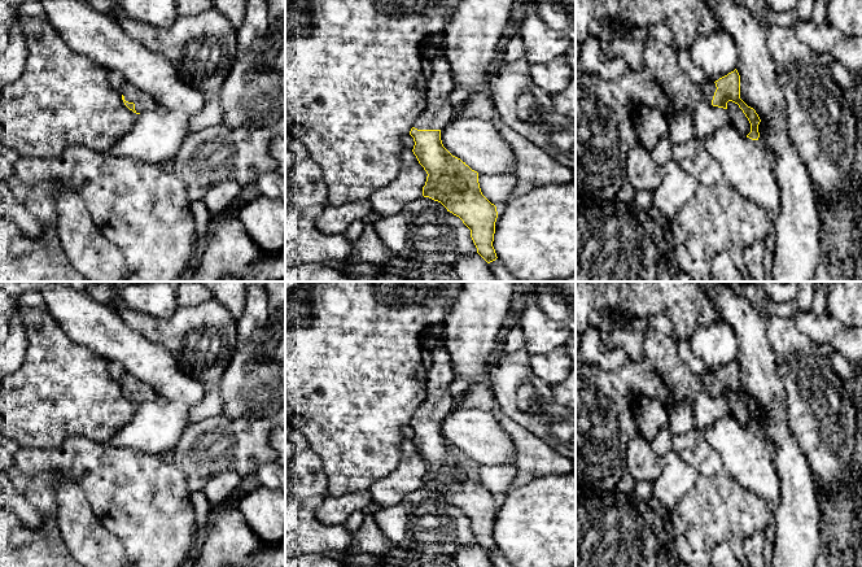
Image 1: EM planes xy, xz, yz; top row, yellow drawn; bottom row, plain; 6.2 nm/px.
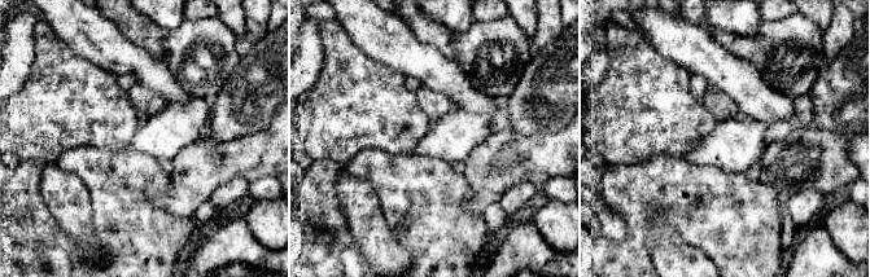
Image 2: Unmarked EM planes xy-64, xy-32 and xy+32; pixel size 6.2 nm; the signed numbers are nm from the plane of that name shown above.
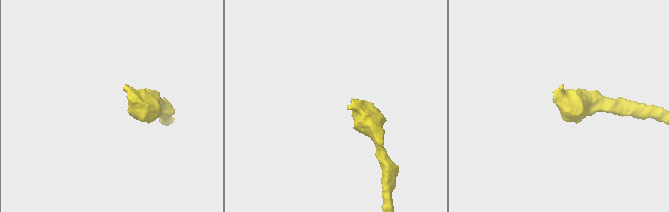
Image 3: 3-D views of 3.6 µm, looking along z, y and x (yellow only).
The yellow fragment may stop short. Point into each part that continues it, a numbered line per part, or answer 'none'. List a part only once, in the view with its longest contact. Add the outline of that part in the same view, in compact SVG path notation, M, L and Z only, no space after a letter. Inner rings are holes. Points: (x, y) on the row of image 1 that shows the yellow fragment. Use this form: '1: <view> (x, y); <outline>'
1: xy (143, 101); M124 82L124 84L119 91L124 96L126 101L135 104L136 113L153 110L158 106L154 99L149 93L139 90L137 87L135 87L128 82Z

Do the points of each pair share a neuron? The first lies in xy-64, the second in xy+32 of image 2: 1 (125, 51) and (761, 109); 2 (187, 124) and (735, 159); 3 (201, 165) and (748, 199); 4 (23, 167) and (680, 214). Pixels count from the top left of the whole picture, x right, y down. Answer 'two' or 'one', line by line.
1: one
2: one
3: two
4: one

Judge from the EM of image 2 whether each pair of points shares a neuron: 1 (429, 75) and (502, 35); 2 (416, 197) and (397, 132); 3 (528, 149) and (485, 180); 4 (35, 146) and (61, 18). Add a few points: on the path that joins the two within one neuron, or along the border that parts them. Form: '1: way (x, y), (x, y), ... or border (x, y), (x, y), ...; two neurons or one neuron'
1: border (429, 44), (453, 58), (473, 86); two neurons
2: border (387, 152), (411, 153); two neurons
3: way (517, 158), (506, 159), (495, 170); one neuron
4: border (40, 18), (81, 55); two neurons

